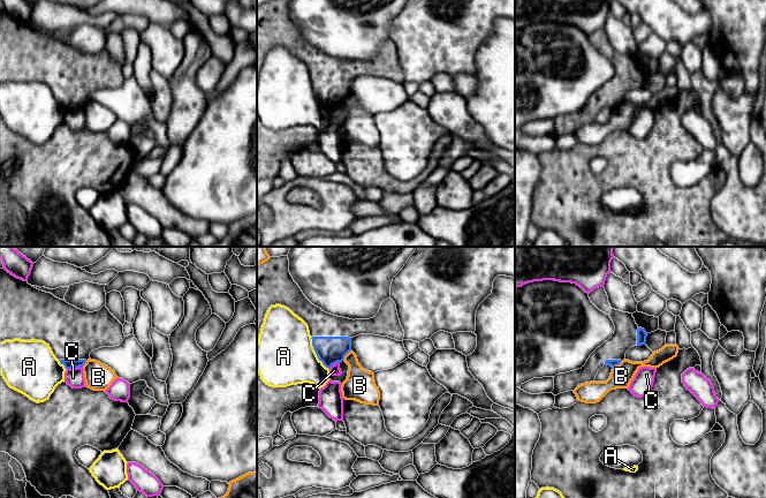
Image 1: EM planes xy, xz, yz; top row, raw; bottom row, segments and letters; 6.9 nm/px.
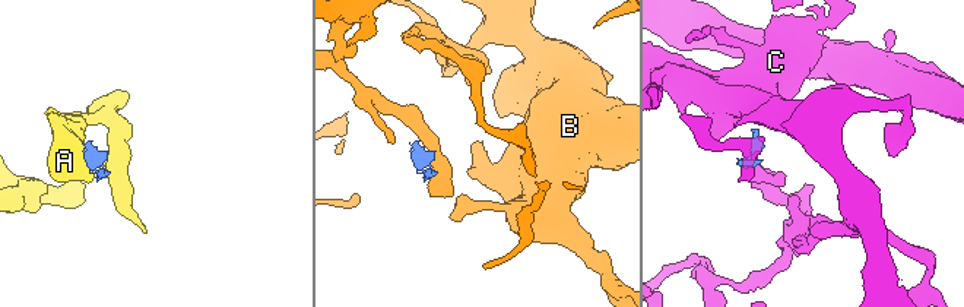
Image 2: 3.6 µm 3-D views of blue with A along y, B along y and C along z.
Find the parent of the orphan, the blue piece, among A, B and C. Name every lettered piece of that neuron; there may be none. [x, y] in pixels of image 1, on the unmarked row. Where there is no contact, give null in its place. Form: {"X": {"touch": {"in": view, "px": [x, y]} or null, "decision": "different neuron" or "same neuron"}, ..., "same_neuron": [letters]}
{"A": {"touch": {"in": "xz", "px": [316, 95]}, "decision": "different neuron"}, "B": {"touch": {"in": "xz", "px": [346, 96]}, "decision": "different neuron"}, "C": {"touch": {"in": "xy", "px": [74, 108]}, "decision": "different neuron"}, "same_neuron": []}

